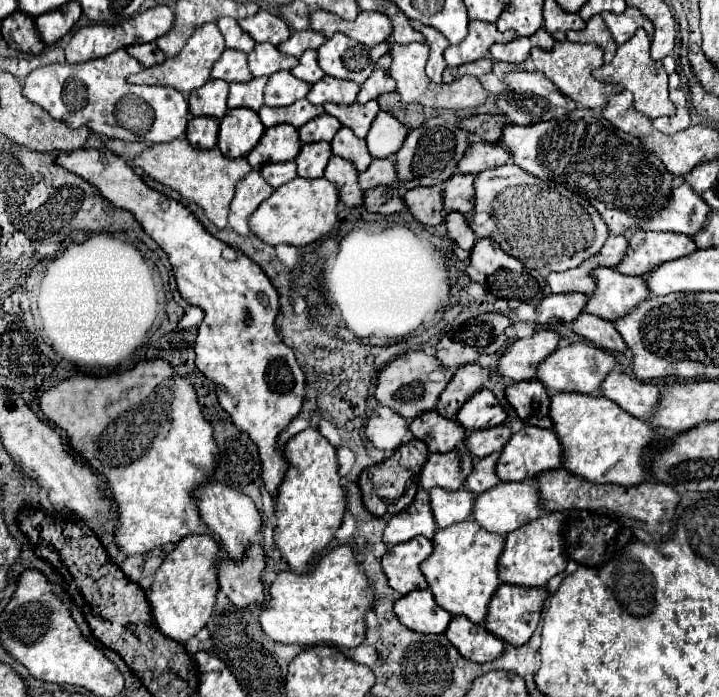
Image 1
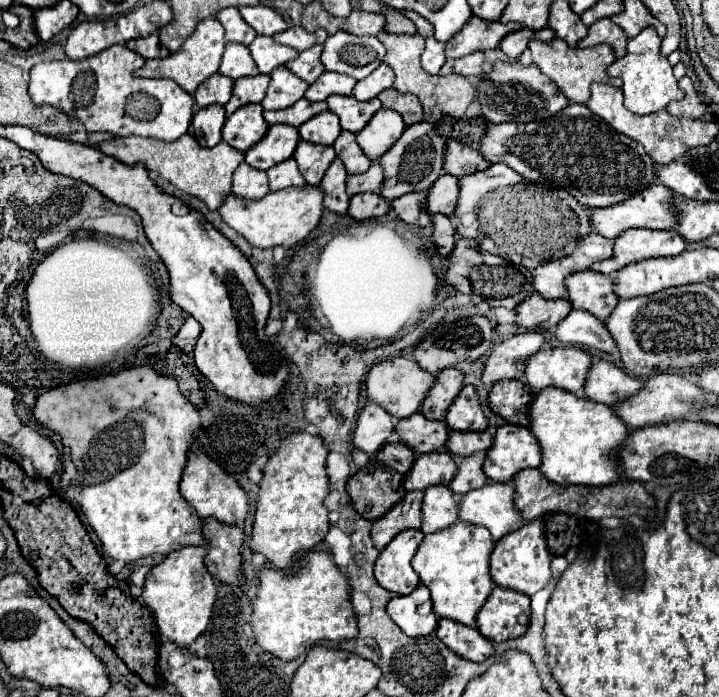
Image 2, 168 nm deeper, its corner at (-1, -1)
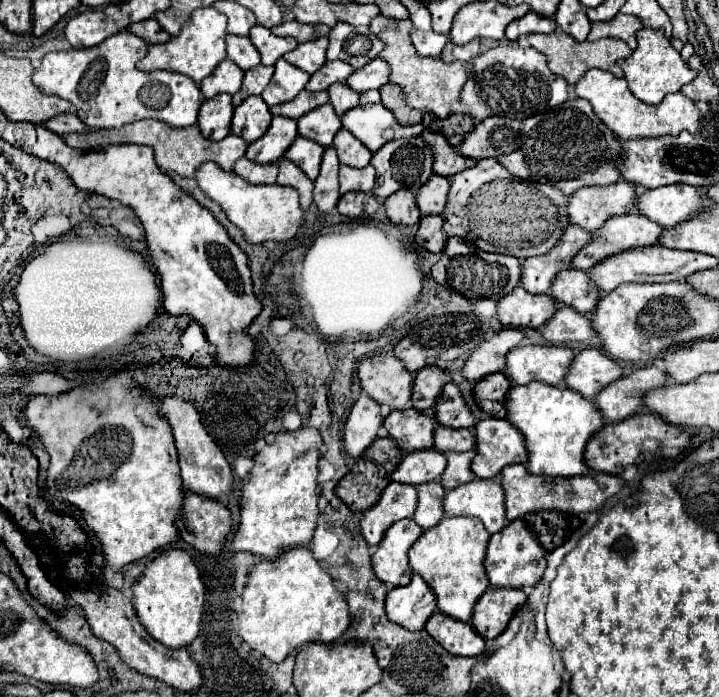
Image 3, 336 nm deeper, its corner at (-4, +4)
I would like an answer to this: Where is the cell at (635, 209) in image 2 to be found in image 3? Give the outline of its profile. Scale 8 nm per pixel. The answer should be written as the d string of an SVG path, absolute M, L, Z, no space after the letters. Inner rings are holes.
M627 181L609 187L583 187L569 197L567 215L571 223L595 233L609 217L635 213L639 195L641 187Z

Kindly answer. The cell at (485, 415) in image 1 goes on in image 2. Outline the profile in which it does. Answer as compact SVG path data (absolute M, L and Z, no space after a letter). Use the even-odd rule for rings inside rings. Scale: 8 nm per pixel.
M464 386L460 390L460 394L446 412L446 424L452 430L472 430L472 432L486 430L486 416L480 408L476 390L472 386Z

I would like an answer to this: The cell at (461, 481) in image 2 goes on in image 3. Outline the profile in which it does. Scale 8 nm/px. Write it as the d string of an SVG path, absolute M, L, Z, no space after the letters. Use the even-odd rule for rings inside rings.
M451 451L451 453L447 453L447 469L441 475L441 485L447 491L475 479L475 473L471 471L473 457L475 457L475 451L465 451L465 453Z

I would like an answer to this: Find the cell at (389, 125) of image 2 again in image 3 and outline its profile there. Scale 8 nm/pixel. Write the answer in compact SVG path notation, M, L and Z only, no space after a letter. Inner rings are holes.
M381 103L355 107L341 117L341 123L343 129L351 131L373 153L393 139L413 137L423 131L423 125L401 125L395 115Z

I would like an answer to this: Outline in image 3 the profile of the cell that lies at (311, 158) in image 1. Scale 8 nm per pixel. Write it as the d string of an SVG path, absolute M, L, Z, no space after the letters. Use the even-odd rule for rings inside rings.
M297 137L295 143L287 149L285 157L291 159L293 163L297 163L303 173L315 181L315 177L319 175L319 167L321 167L321 159L323 159L323 151L325 147L315 143L315 141L309 141L307 137Z

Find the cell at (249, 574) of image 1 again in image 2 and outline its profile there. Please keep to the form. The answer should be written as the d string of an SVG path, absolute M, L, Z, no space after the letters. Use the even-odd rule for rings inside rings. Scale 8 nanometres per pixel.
M216 518L202 520L202 532L210 544L204 564L208 572L226 584L240 584L240 548L244 532L238 526L228 526Z

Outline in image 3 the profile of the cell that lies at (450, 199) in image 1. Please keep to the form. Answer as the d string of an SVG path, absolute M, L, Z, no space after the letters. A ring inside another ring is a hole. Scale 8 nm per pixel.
M431 175L431 179L417 191L417 207L421 215L441 215L447 205L449 179L441 175Z

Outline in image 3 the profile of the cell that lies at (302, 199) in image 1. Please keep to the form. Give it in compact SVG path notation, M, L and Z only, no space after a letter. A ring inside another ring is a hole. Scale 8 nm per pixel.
M203 163L195 179L203 193L221 205L227 219L237 225L245 233L245 239L253 245L263 245L265 241L283 243L287 239L293 239L303 223L305 211L299 207L299 193L291 187L249 185L247 181L239 179L239 175L223 171L217 163Z

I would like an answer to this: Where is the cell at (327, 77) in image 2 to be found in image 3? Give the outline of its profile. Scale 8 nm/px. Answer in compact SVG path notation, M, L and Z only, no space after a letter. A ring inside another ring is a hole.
M327 61L311 79L307 81L305 89L315 93L315 91L325 91L333 83L343 83L347 77L353 73L353 67L343 61Z

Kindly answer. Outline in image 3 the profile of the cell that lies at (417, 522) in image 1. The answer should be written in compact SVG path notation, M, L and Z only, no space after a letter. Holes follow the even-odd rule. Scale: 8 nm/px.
M391 481L391 485L383 491L381 499L369 511L363 513L361 533L365 541L371 547L375 547L395 521L413 517L415 507L417 507L417 489L413 485Z

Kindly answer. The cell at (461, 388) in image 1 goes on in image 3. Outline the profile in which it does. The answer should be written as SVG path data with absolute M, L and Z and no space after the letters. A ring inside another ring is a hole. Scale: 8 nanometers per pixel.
M431 365L431 367L423 367L417 377L415 377L415 385L413 385L413 407L419 411L427 411L435 407L435 397L443 391L447 383L447 373L445 369Z

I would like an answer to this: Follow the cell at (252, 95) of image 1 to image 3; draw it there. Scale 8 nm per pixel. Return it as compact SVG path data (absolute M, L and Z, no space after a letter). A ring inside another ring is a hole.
M257 65L257 67L245 71L243 85L233 95L233 105L237 107L241 101L245 101L251 95L261 95L261 91L267 87L271 77L273 77L273 67L267 67L267 65Z

